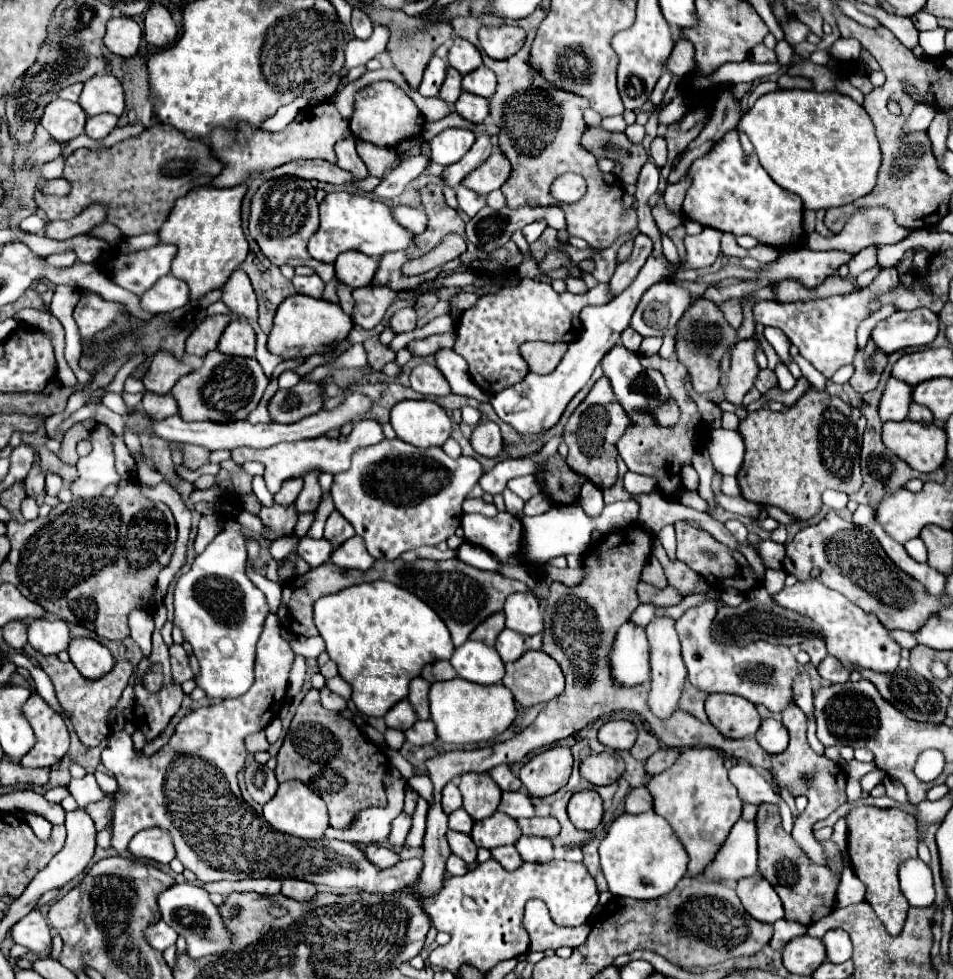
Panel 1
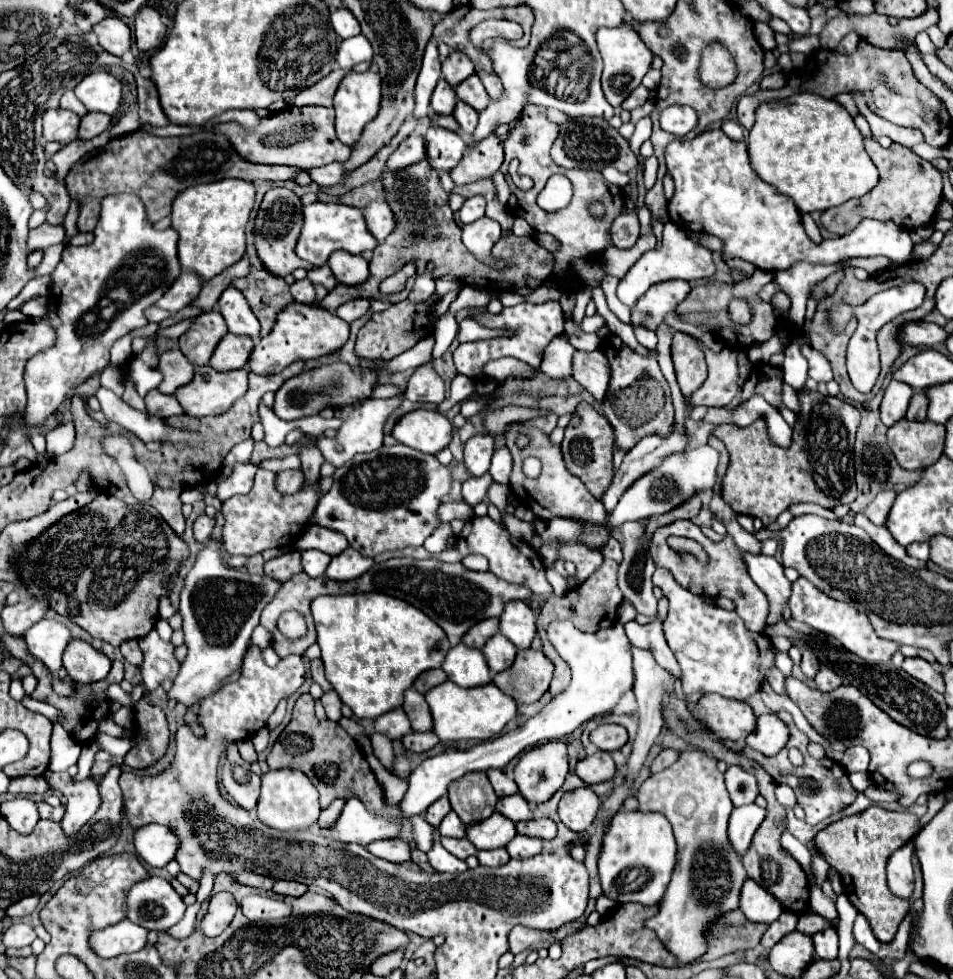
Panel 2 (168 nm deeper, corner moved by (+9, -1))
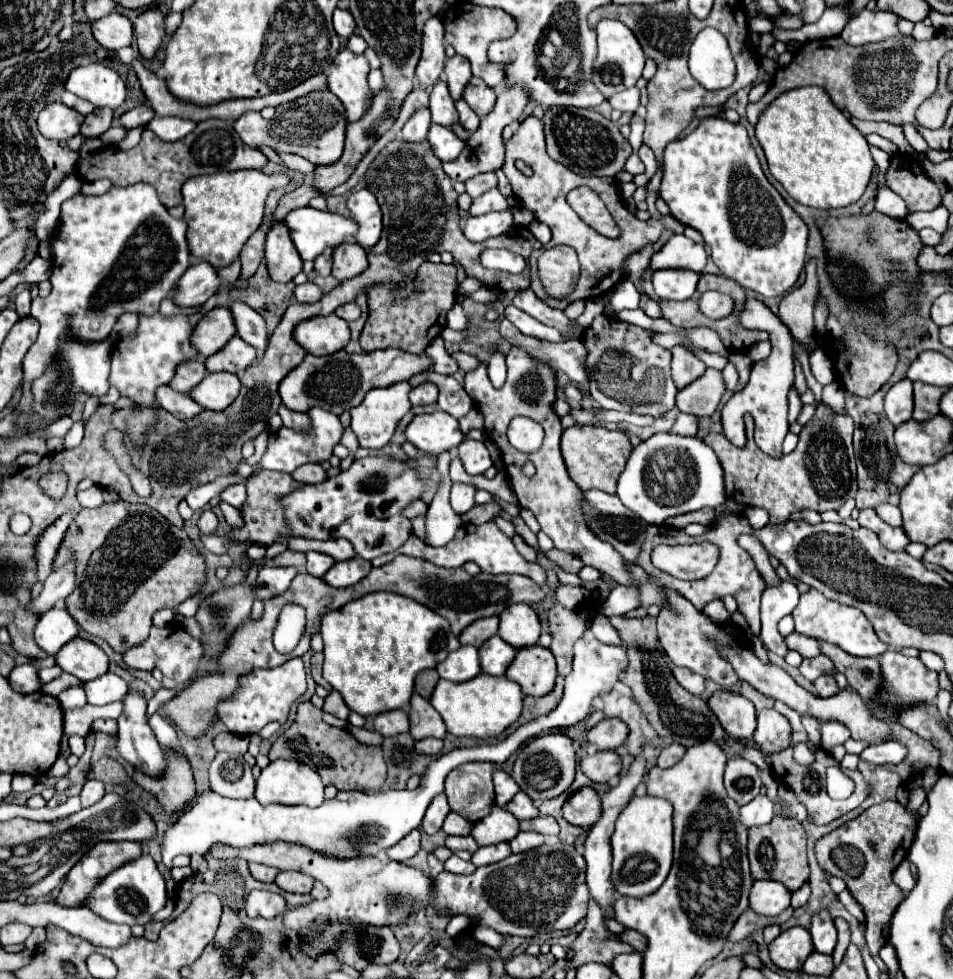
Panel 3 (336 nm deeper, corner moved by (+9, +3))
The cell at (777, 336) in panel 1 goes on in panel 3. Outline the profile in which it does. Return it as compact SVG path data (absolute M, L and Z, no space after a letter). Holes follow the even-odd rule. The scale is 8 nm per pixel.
M791 386L791 390L789 390L789 422L791 422L791 424L797 420L799 412L801 412L799 392L797 392L797 388L795 388L795 386Z

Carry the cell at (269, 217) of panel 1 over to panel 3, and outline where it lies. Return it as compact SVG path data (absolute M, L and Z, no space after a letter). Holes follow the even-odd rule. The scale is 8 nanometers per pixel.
M285 222L271 226L265 242L265 260L269 274L275 282L291 282L301 272L301 258L291 242L291 234Z

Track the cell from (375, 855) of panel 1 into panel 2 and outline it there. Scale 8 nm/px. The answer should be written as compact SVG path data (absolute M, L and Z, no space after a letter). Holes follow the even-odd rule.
M391 840L391 842L373 842L367 850L389 862L407 862L411 860L411 844L407 840Z

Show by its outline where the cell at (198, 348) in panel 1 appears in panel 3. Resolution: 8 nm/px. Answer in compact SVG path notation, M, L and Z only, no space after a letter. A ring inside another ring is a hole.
M217 306L197 322L191 334L191 346L195 346L197 352L203 358L207 358L219 352L233 336L235 336L235 324L229 308Z

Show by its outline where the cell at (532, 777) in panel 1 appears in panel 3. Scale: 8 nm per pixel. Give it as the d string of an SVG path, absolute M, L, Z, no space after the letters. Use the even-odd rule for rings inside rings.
M559 732L557 734L541 734L537 738L533 738L517 754L511 776L519 784L519 788L535 802L557 798L559 794L563 794L571 786L571 782L575 778L573 740L565 734L559 734Z

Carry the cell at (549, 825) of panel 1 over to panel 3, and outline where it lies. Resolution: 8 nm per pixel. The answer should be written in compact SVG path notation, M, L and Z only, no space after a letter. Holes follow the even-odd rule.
M537 816L537 818L531 818L531 820L521 820L519 824L521 824L521 830L539 832L543 836L557 836L559 834L559 824L551 816Z

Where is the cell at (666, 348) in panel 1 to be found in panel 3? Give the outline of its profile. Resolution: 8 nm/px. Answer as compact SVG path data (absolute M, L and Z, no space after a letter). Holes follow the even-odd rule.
M811 354L809 356L809 364L811 364L811 372L817 378L819 384L831 384L835 380L833 374L833 362L829 360L827 354Z

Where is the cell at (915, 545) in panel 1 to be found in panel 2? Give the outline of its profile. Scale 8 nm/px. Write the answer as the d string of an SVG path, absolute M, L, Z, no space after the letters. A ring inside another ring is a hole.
M915 542L915 544L907 546L907 552L917 560L923 560L923 562L929 560L929 544L927 542Z

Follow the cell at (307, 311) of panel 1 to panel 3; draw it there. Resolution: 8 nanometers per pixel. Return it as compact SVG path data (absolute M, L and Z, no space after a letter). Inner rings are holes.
M335 314L309 318L295 328L295 342L313 356L327 356L345 348L349 326Z

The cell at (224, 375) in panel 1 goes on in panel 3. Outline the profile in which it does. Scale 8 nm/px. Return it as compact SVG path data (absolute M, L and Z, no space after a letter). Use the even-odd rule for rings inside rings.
M209 372L189 396L205 410L223 410L239 394L241 382L231 372Z

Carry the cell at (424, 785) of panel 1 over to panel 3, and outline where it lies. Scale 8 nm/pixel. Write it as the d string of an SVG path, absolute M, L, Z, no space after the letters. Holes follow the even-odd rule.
M451 854L451 858L445 860L443 866L445 866L447 872L453 872L453 874L471 874L475 870L473 862L465 862L459 856L455 856L455 854Z

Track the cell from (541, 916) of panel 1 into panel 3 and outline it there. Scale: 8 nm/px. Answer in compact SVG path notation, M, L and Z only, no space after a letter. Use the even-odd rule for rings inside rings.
M477 926L477 928L473 930L473 936L475 936L475 940L479 940L481 944L487 944L487 946L493 946L493 948L503 946L503 942L505 942L505 936L503 936L503 934L499 934L499 932L491 930L491 928L485 928L485 926Z

